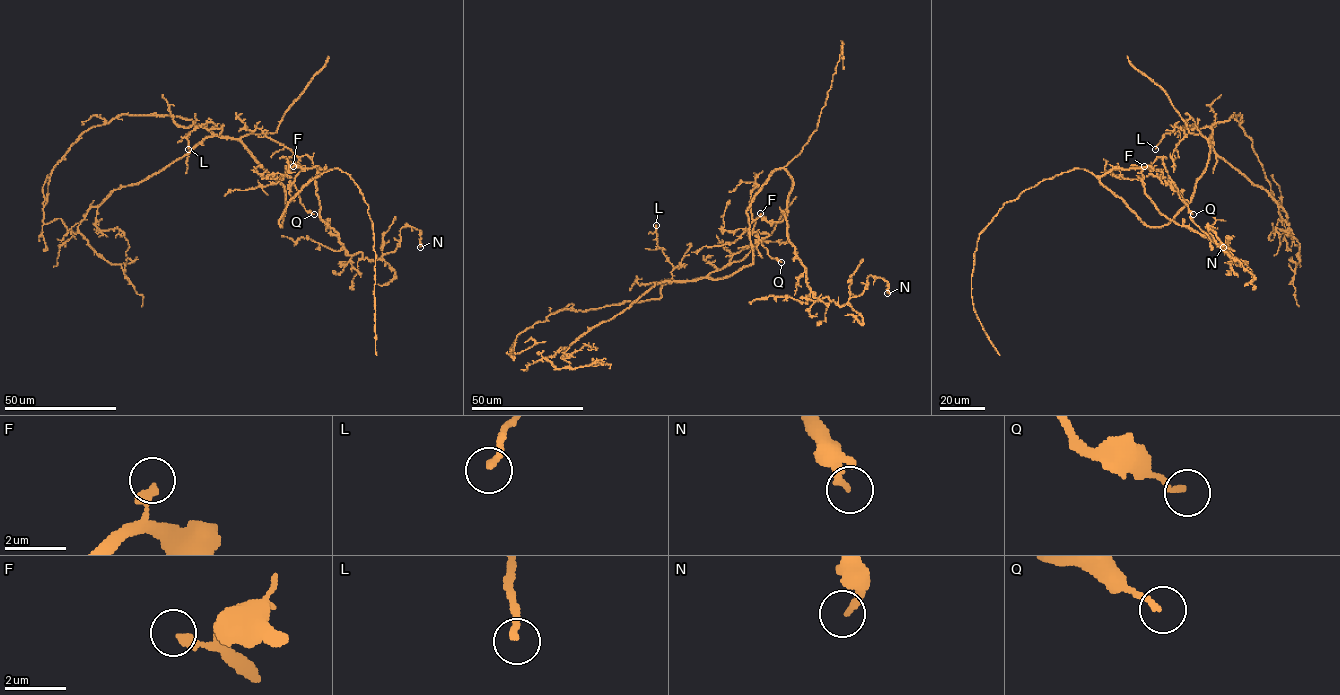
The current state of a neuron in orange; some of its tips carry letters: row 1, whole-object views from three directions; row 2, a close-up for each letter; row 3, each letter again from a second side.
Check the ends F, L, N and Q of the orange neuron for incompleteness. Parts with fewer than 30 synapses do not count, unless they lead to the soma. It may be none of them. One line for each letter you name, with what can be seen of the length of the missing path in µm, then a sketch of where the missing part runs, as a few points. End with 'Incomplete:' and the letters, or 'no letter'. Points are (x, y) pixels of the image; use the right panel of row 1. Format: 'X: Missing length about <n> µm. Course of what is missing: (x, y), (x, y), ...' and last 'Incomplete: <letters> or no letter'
Incomplete: no letter

